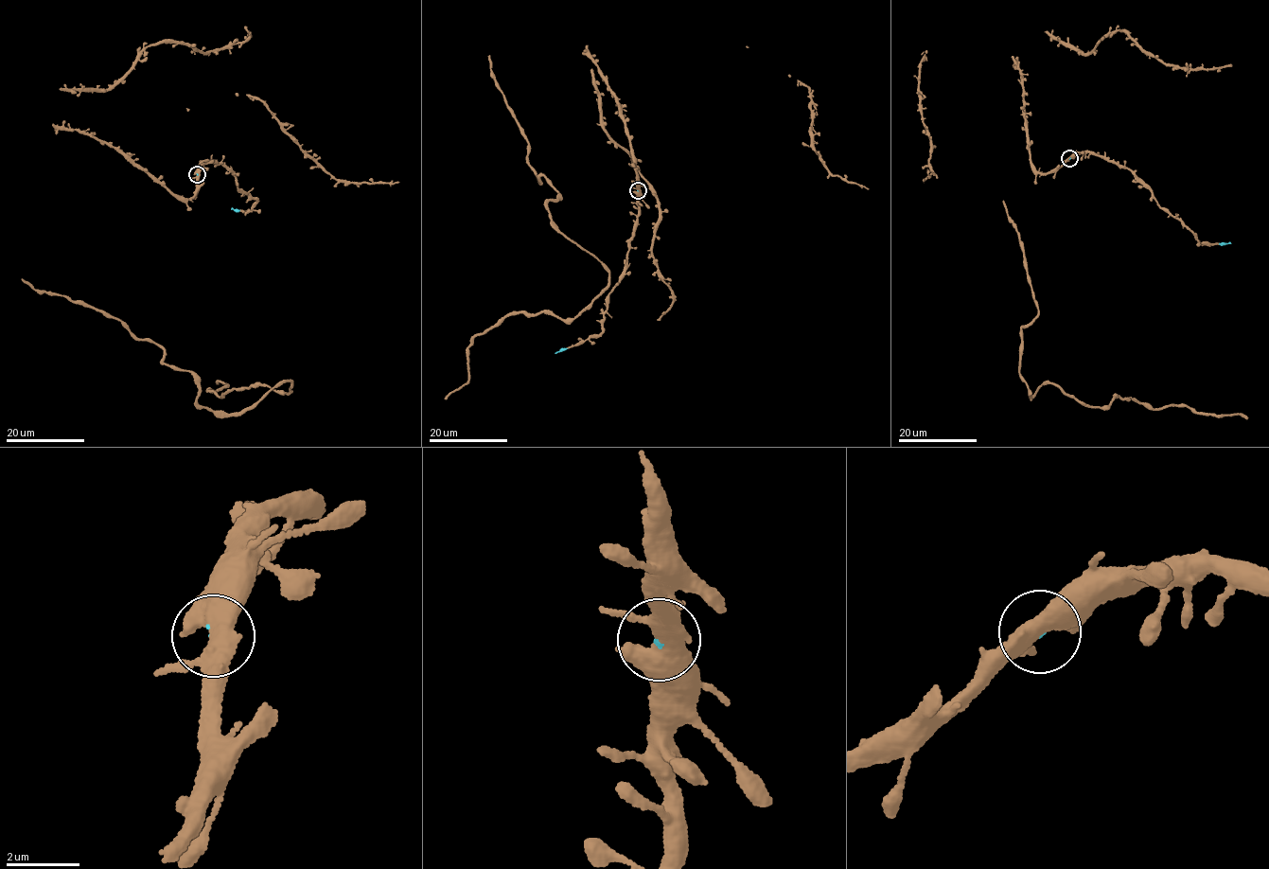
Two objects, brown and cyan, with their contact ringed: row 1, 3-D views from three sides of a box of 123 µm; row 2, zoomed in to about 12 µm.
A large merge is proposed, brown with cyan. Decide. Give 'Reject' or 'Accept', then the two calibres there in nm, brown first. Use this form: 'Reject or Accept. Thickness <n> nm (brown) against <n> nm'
Accept. Thickness 460 nm (brown) against 70 nm

